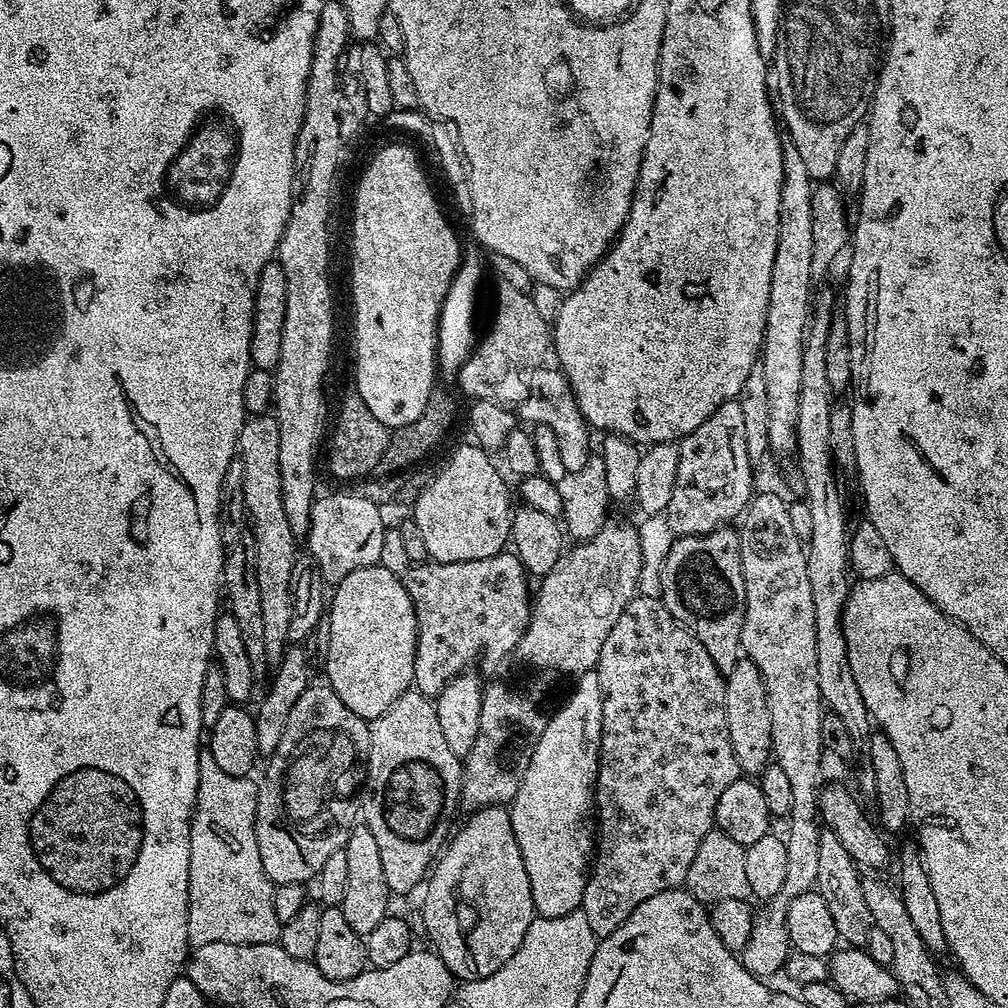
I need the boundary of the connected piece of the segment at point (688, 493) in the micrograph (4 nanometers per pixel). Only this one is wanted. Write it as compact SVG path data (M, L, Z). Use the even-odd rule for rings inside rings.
M738 400L718 406L679 445L678 478L674 478L674 494L666 513L673 537L706 536L715 528L731 525L747 509L754 495L754 465L747 454L745 419Z

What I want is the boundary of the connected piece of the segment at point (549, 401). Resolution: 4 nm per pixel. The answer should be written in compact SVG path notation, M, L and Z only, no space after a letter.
M541 366L533 368L528 377L528 397L519 405L518 416L521 421L529 420L529 425L550 426L554 430L554 438L558 438L558 454L562 454L562 466L566 466L569 474L582 470L588 457L593 455L594 440L590 425L582 414L576 401L574 390L559 367Z

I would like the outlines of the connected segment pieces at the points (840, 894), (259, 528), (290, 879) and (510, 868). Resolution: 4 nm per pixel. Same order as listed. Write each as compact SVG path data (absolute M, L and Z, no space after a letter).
M821 831L818 842L818 878L815 891L826 898L826 906L834 917L836 935L845 945L864 946L870 938L874 926L870 906L866 906L866 897L862 894L862 872L856 863L846 854L846 846L838 842L838 834Z
M256 414L245 419L240 439L238 441L238 458L242 462L244 477L244 507L246 520L254 538L254 554L258 566L258 598L262 601L262 623L266 626L266 658L269 665L275 666L284 657L284 652L290 647L288 631L290 630L290 614L292 613L292 575L298 555L298 538L290 530L290 522L286 522L286 506L282 506L282 474L278 464L278 438L280 427L275 415Z
M309 683L308 689L294 702L294 710L290 710L290 719L286 722L286 730L282 734L282 742L278 742L278 750L274 750L272 756L267 757L264 768L264 781L258 784L258 802L256 803L256 837L258 838L258 854L262 858L262 870L272 879L273 885L278 884L302 884L307 885L315 881L318 870L322 870L322 865L326 863L326 858L334 854L334 850L343 848L350 838L350 830L355 828L358 817L362 812L362 789L364 779L368 777L368 747L370 746L370 734L368 729L369 721L358 718L350 710L346 710L346 702L334 694L334 690L329 688L327 683Z
M493 806L491 808L477 808L469 816L472 817L460 829L457 827L454 835L447 841L446 847L441 851L427 877L426 887L423 889L423 892L425 891L424 928L428 931L429 938L432 939L433 945L431 944L431 947L436 955L442 958L442 962L446 962L453 977L460 982L486 978L490 974L494 974L494 970L502 970L502 966L506 966L506 962L510 962L510 958L514 958L514 950L518 950L518 946L522 946L522 938L526 938L526 930L530 930L532 921L537 917L534 898L530 894L530 878L526 878L526 862L522 862L522 850L518 850L518 838L514 838L511 811L504 806Z

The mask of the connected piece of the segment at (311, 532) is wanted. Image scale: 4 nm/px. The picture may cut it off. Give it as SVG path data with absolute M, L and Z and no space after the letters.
M332 492L329 496L320 494L313 500L310 510L306 552L318 562L325 585L335 586L346 578L346 574L380 563L385 531L384 516L370 497L351 496L348 492Z

